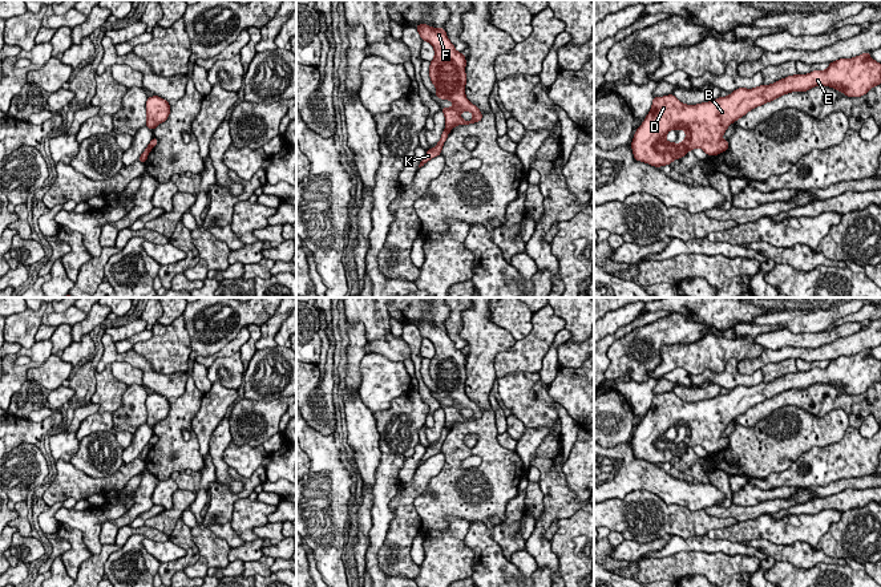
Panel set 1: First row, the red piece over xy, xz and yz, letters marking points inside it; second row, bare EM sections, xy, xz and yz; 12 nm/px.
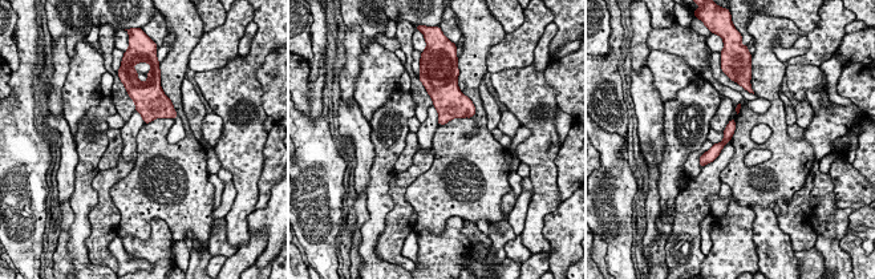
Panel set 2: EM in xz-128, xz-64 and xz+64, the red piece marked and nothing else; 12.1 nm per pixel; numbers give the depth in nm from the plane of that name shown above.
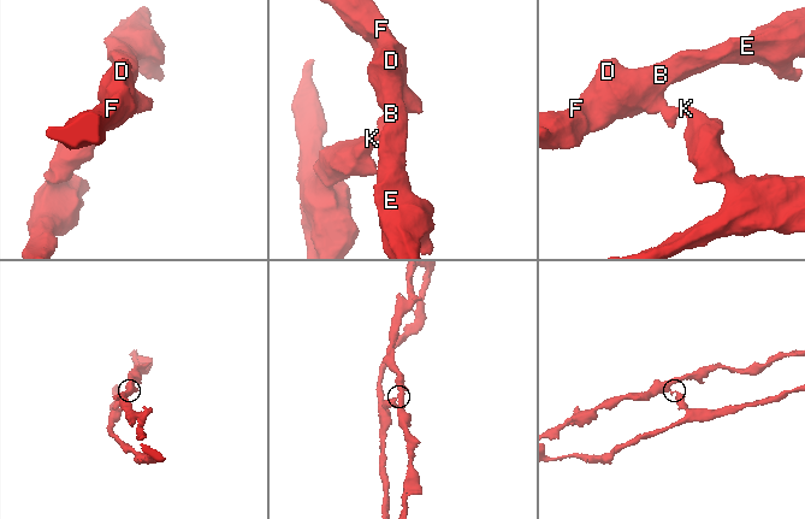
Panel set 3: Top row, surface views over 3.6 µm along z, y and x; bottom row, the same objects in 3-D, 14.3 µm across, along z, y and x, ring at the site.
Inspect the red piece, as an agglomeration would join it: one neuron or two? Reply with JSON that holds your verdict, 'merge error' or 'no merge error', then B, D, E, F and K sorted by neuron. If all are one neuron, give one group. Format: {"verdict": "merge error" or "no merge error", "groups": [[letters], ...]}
{"verdict": "merge error", "groups": [["B", "D", "E", "F"], ["K"]]}

